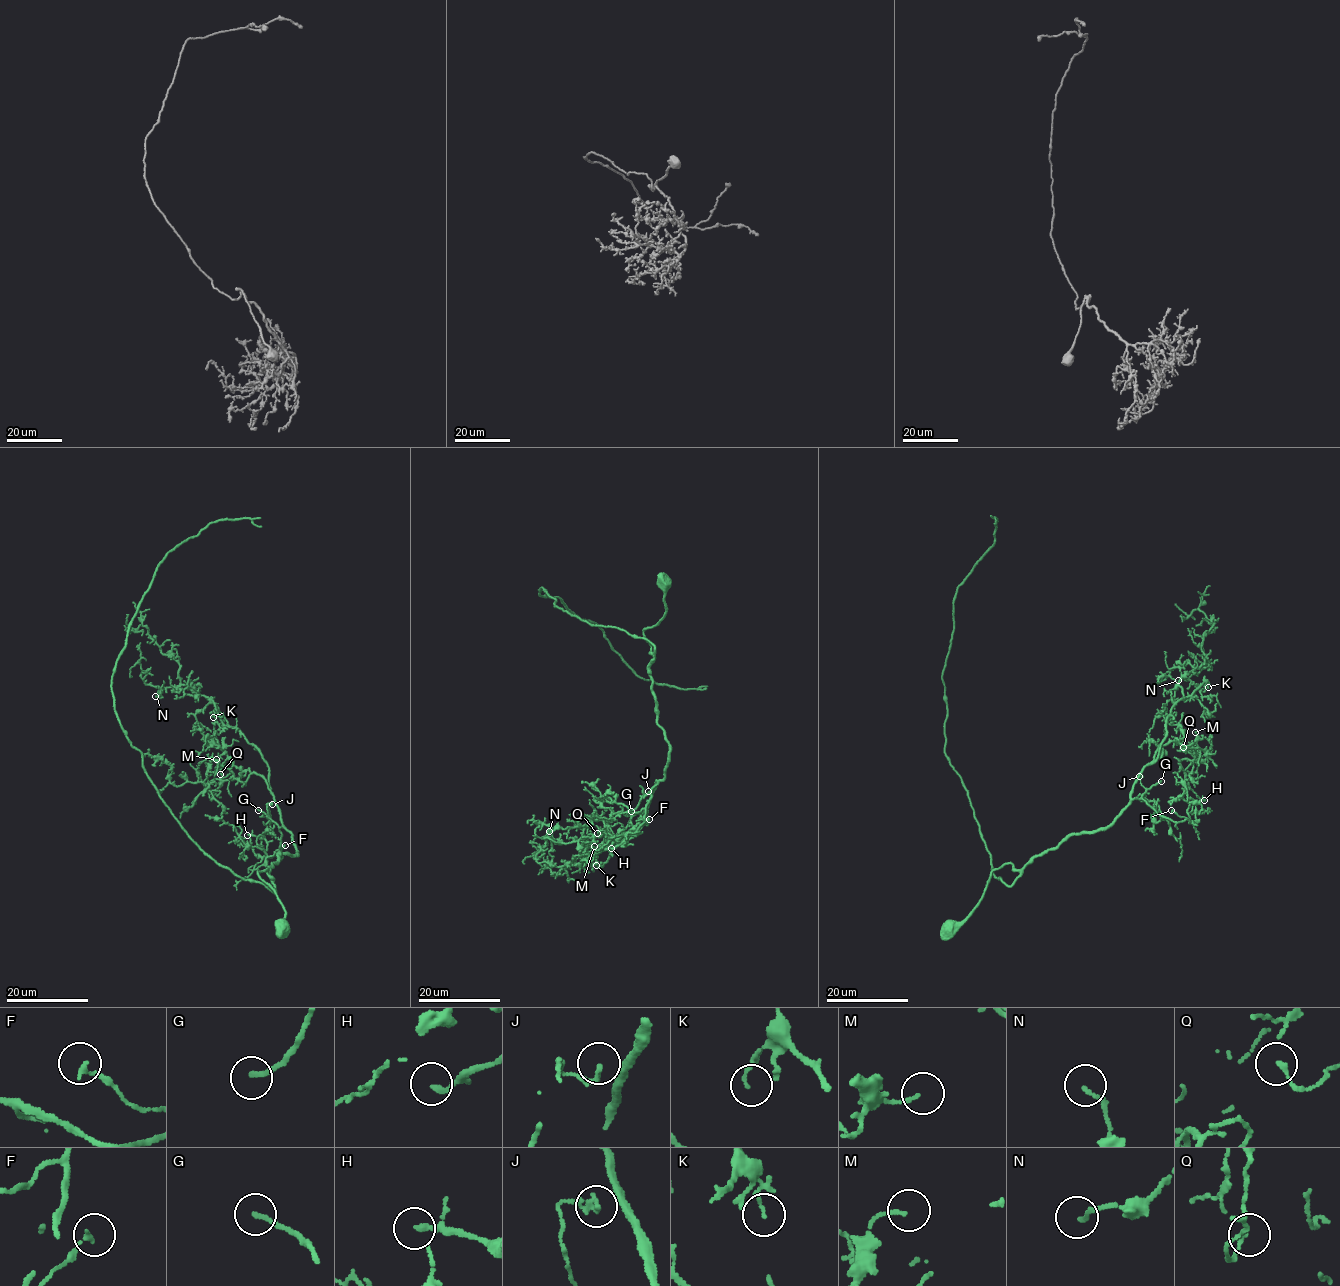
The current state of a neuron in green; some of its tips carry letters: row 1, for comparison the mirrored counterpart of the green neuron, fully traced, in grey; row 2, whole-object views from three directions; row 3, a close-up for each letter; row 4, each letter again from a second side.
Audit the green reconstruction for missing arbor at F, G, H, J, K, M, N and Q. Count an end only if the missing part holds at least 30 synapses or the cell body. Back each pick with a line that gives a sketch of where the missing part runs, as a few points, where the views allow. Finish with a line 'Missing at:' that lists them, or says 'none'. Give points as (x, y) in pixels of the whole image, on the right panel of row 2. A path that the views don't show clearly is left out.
G: Course of what is missing: (1161, 781), (1176, 784), (1186, 796), (1185, 808), (1189, 808), (1177, 800), (1168, 800), (1163, 809), (1163, 814)
Missing at: G

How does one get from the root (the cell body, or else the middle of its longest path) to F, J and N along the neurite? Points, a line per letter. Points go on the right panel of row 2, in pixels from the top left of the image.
F: (948, 927), (969, 914), (1006, 863), (1020, 870), (1071, 834), (1106, 828), (1134, 799), (1185, 818), (1171, 810)
J: (948, 927), (974, 908), (994, 870), (1011, 863), (1020, 870), (1071, 834), (1106, 828), (1145, 791), (1139, 776)
N: (948, 927), (994, 870), (1020, 870), (1113, 821), (1157, 757), (1180, 678), (1211, 666), (1178, 680)

